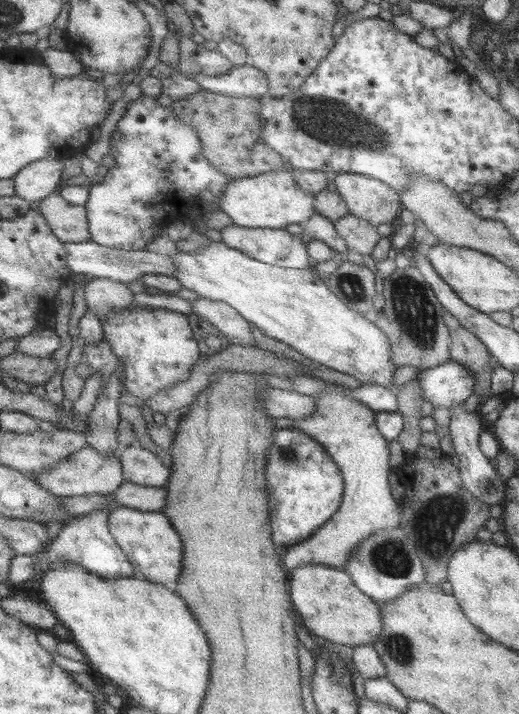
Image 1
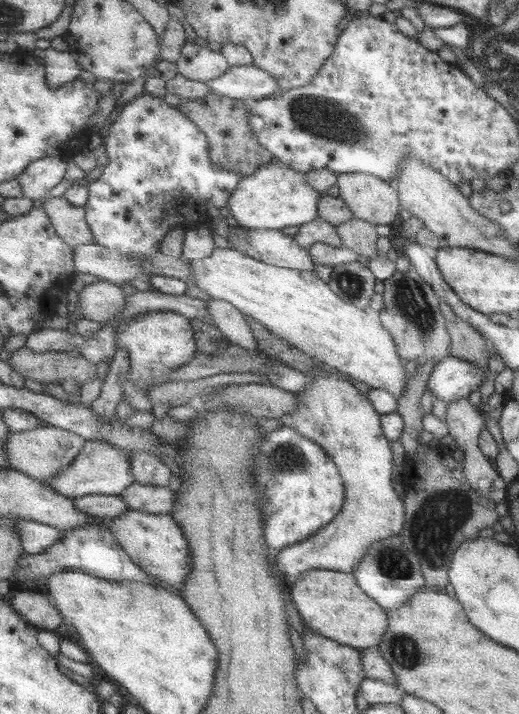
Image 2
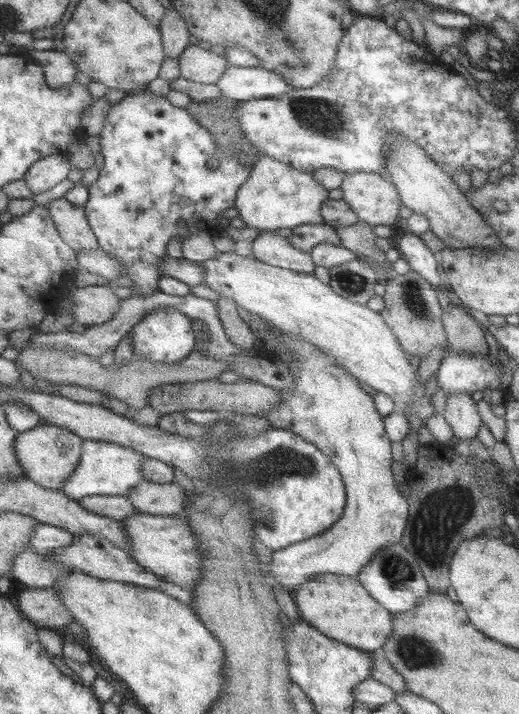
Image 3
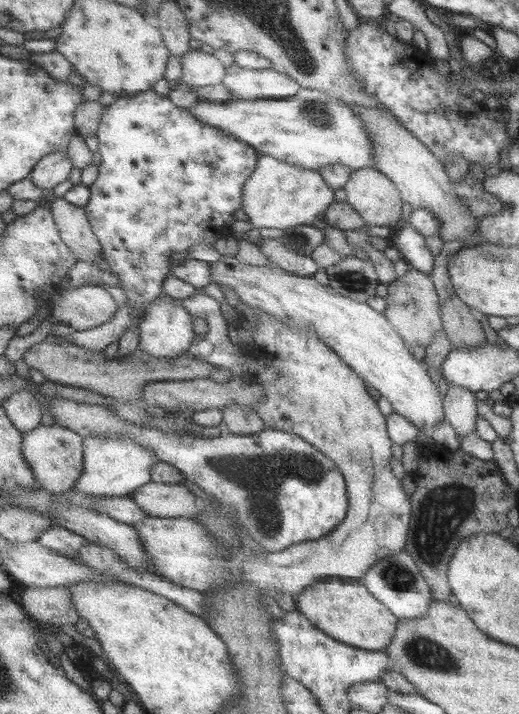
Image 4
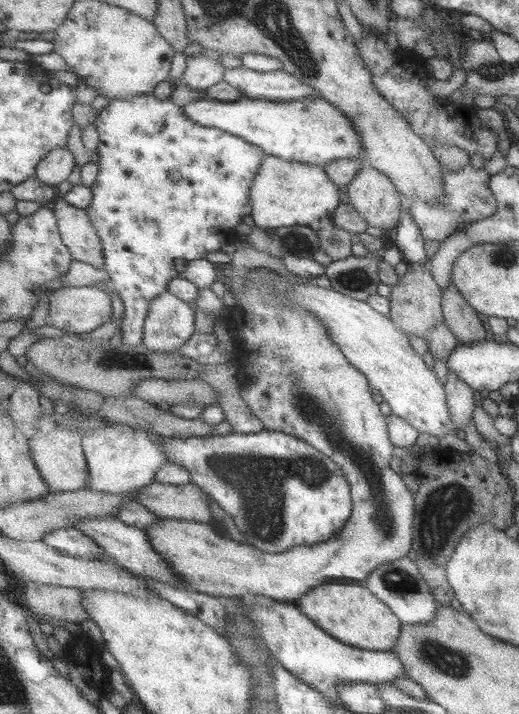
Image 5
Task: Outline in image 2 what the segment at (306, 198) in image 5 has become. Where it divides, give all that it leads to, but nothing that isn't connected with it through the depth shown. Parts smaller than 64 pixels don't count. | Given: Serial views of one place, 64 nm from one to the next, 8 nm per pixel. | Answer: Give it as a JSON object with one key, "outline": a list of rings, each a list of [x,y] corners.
{"outline":[[[274,159],[255,174],[243,177],[233,196],[228,200],[229,213],[236,222],[247,229],[283,230],[287,226],[300,227],[318,219],[318,202],[323,192],[306,183],[305,173],[300,173],[287,164]]]}

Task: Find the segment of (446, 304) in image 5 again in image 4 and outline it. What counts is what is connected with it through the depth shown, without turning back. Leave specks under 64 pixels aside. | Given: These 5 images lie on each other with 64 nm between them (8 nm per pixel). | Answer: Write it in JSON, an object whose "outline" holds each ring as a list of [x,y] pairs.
{"outline":[[[457,294],[442,303],[442,318],[445,333],[454,349],[479,349],[487,344],[487,334],[481,322],[471,314],[471,307]]]}

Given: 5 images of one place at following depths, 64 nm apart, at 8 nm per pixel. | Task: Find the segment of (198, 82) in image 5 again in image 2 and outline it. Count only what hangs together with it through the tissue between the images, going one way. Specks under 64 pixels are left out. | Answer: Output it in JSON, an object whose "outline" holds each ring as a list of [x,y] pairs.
{"outline":[[[194,41],[184,44],[181,58],[176,65],[178,73],[199,82],[218,79],[232,67],[221,50],[215,52],[211,48],[195,44]]]}

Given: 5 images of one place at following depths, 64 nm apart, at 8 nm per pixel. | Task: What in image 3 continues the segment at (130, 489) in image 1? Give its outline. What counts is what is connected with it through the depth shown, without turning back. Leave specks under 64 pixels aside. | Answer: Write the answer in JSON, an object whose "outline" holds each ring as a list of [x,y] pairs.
{"outline":[[[143,480],[137,487],[132,488],[127,497],[139,511],[152,515],[182,516],[189,498],[185,491],[173,483],[161,484]]]}

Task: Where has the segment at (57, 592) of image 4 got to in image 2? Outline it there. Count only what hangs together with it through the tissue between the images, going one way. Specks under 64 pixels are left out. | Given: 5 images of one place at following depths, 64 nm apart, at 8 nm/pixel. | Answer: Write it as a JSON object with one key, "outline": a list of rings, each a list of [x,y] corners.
{"outline":[[[41,589],[28,592],[18,592],[8,603],[27,621],[39,629],[57,631],[63,624],[63,613],[57,608],[49,594],[43,594]]]}

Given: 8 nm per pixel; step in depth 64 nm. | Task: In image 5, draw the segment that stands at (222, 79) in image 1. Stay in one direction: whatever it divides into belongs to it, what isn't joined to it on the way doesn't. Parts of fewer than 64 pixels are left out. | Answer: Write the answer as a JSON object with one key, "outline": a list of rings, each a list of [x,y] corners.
{"outline":[[[247,67],[226,69],[224,80],[242,90],[245,97],[268,101],[291,102],[311,95],[319,95],[318,90],[299,80],[294,74],[283,70],[257,72]]]}

